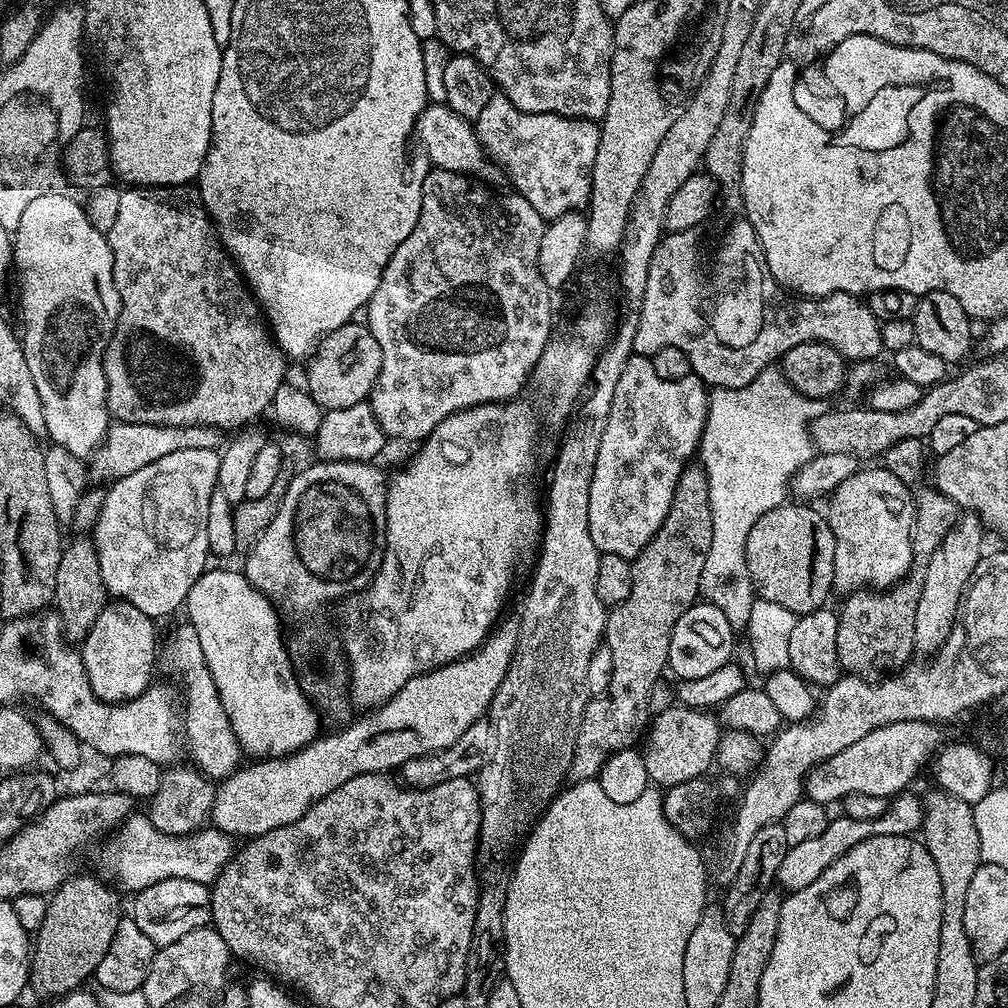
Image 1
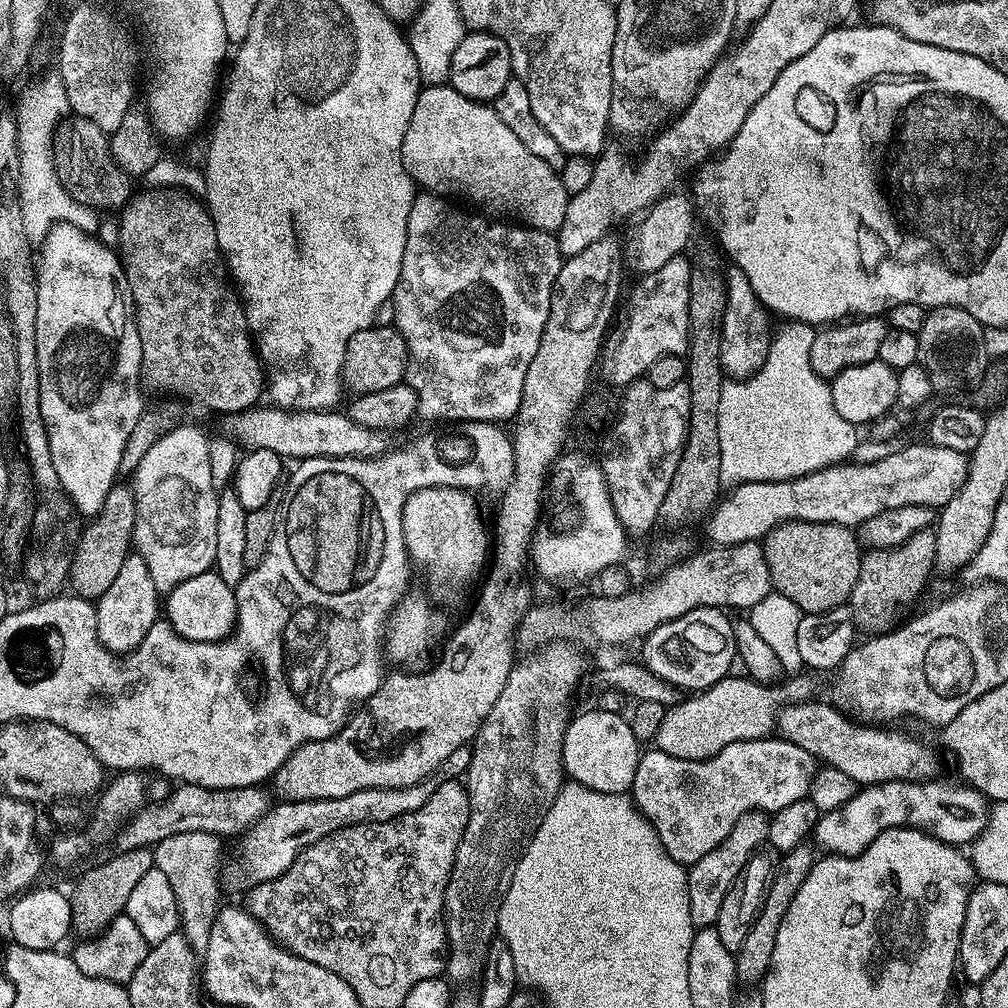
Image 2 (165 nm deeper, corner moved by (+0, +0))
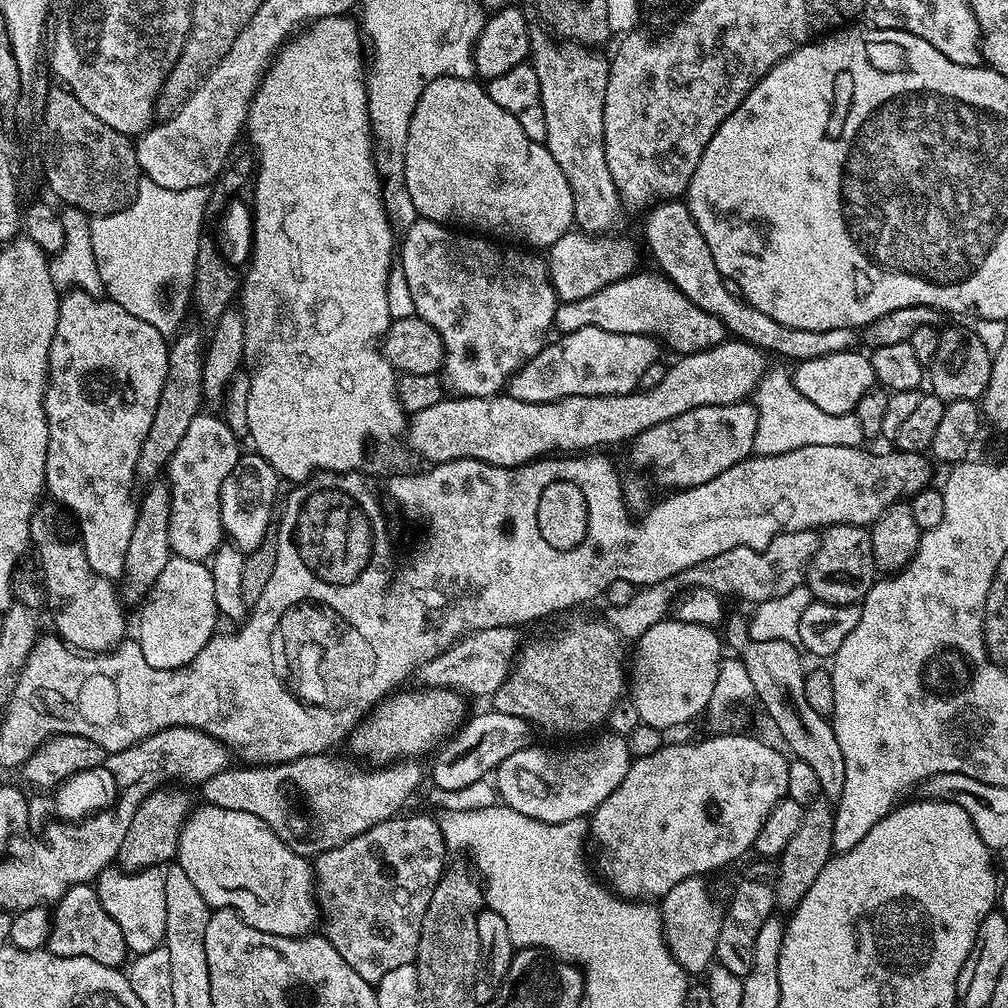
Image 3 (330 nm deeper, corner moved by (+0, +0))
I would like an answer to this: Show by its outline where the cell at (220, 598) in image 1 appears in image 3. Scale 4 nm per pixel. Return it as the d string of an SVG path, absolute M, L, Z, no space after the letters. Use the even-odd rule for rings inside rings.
M173 555L166 562L166 570L158 574L150 589L150 598L143 601L140 610L138 642L142 646L146 662L150 662L150 666L158 670L186 666L207 646L217 631L218 613L214 602L211 567L198 560Z

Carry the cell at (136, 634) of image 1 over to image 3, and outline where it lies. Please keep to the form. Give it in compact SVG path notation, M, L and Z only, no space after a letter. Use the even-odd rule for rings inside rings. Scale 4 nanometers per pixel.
M157 478L147 485L148 490L144 494L144 498L140 498L136 510L136 521L134 522L134 534L130 534L130 546L126 546L126 558L124 559L124 575L122 577L122 596L125 601L139 605L141 601L149 595L150 589L154 586L154 582L158 578L158 574L162 574L162 570L166 570L166 562L172 559L174 553L170 546L170 494L168 493L167 483L163 479Z

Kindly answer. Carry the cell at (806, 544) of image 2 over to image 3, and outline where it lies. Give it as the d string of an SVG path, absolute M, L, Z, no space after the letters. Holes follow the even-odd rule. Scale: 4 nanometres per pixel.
M830 524L820 532L820 545L808 564L806 587L817 600L827 604L863 601L878 579L872 533L859 524Z

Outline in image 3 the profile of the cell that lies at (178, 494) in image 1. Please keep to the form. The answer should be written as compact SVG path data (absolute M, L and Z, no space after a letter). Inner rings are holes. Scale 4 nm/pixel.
M201 414L190 422L178 450L166 469L170 494L170 546L175 555L187 560L207 561L225 539L220 513L222 482L240 461L241 441L230 430L227 419Z

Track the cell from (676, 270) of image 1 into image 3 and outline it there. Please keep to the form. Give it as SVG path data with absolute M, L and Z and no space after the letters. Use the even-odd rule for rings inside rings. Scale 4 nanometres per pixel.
M598 326L566 332L556 339L560 340L545 343L538 355L512 375L507 395L531 404L555 404L571 396L624 396L640 388L642 373L657 363L660 352L659 343L651 336L614 334L598 330Z

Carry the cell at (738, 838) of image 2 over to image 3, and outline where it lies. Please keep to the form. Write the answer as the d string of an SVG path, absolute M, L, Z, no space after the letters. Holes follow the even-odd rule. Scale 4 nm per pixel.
M704 876L686 878L670 889L658 904L664 923L664 941L670 954L689 974L703 973L716 960L722 908L716 905L706 881Z

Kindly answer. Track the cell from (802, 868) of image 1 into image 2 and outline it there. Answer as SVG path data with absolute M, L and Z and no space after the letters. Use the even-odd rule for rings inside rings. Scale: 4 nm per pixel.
M940 779L891 780L861 787L852 795L850 802L821 815L816 823L815 843L824 844L823 851L833 856L862 856L878 834L907 826L929 832L943 844L971 845L987 830L990 801L967 783L951 784Z

